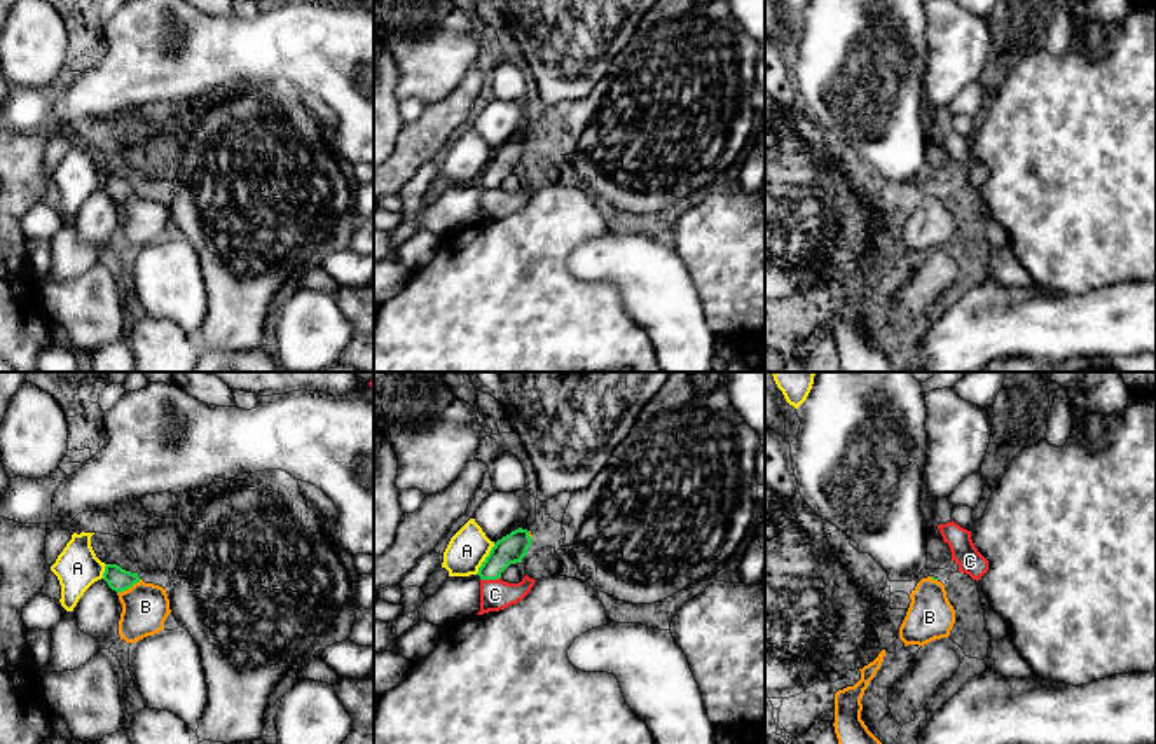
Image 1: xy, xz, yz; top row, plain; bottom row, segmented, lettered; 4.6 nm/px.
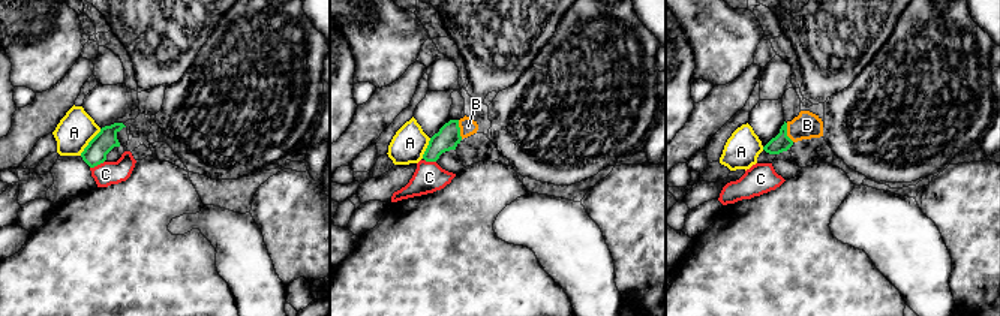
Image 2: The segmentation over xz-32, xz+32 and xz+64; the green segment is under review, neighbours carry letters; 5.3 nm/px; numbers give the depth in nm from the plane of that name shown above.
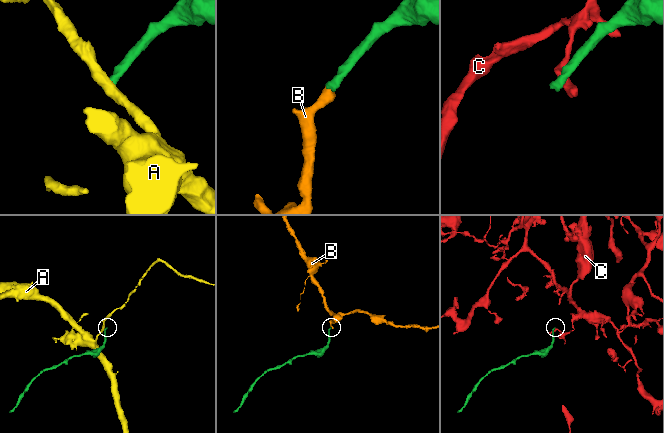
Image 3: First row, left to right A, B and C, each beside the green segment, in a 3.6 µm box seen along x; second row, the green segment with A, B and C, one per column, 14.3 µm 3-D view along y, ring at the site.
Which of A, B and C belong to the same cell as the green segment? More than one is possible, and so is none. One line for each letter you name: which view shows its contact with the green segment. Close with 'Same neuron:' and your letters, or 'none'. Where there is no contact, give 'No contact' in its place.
B: Touches green in xy
Same neuron: B

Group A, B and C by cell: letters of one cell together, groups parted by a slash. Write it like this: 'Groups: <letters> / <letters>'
Groups: A / B / C

